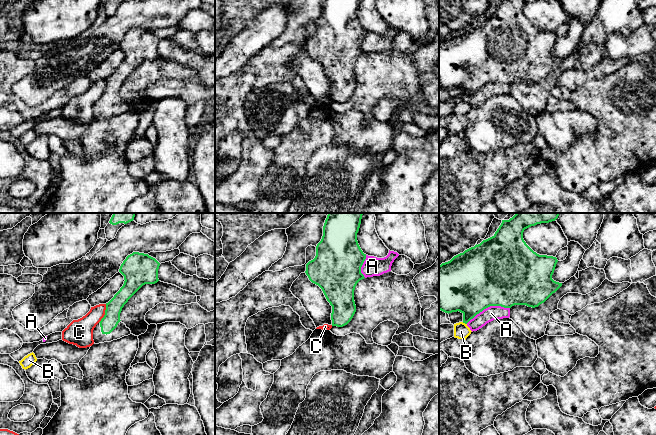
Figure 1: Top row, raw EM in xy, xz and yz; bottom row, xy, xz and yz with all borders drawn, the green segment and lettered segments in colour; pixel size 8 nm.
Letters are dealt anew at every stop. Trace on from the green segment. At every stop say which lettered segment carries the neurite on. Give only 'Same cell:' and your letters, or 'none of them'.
Same cell: none of them

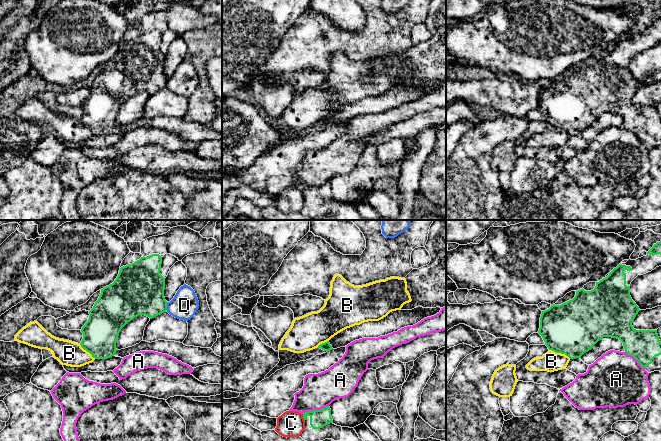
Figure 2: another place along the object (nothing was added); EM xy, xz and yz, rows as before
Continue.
Same cell: none of them

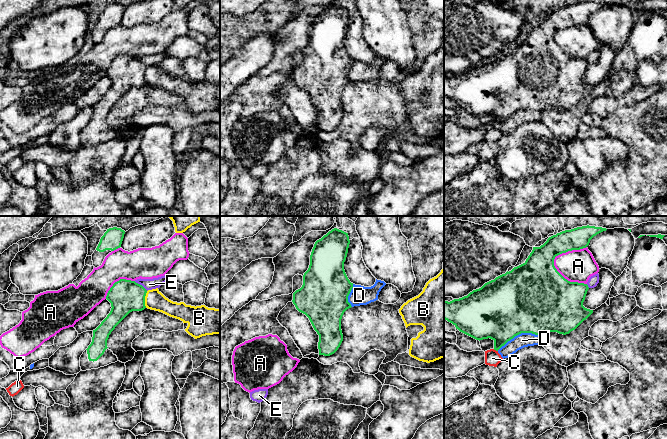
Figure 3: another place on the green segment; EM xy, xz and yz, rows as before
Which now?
Same cell: none of them

